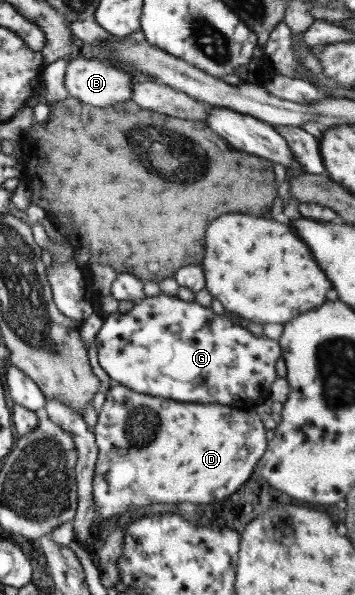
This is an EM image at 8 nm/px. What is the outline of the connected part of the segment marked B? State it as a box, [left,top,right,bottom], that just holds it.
[63,55,136,107]

